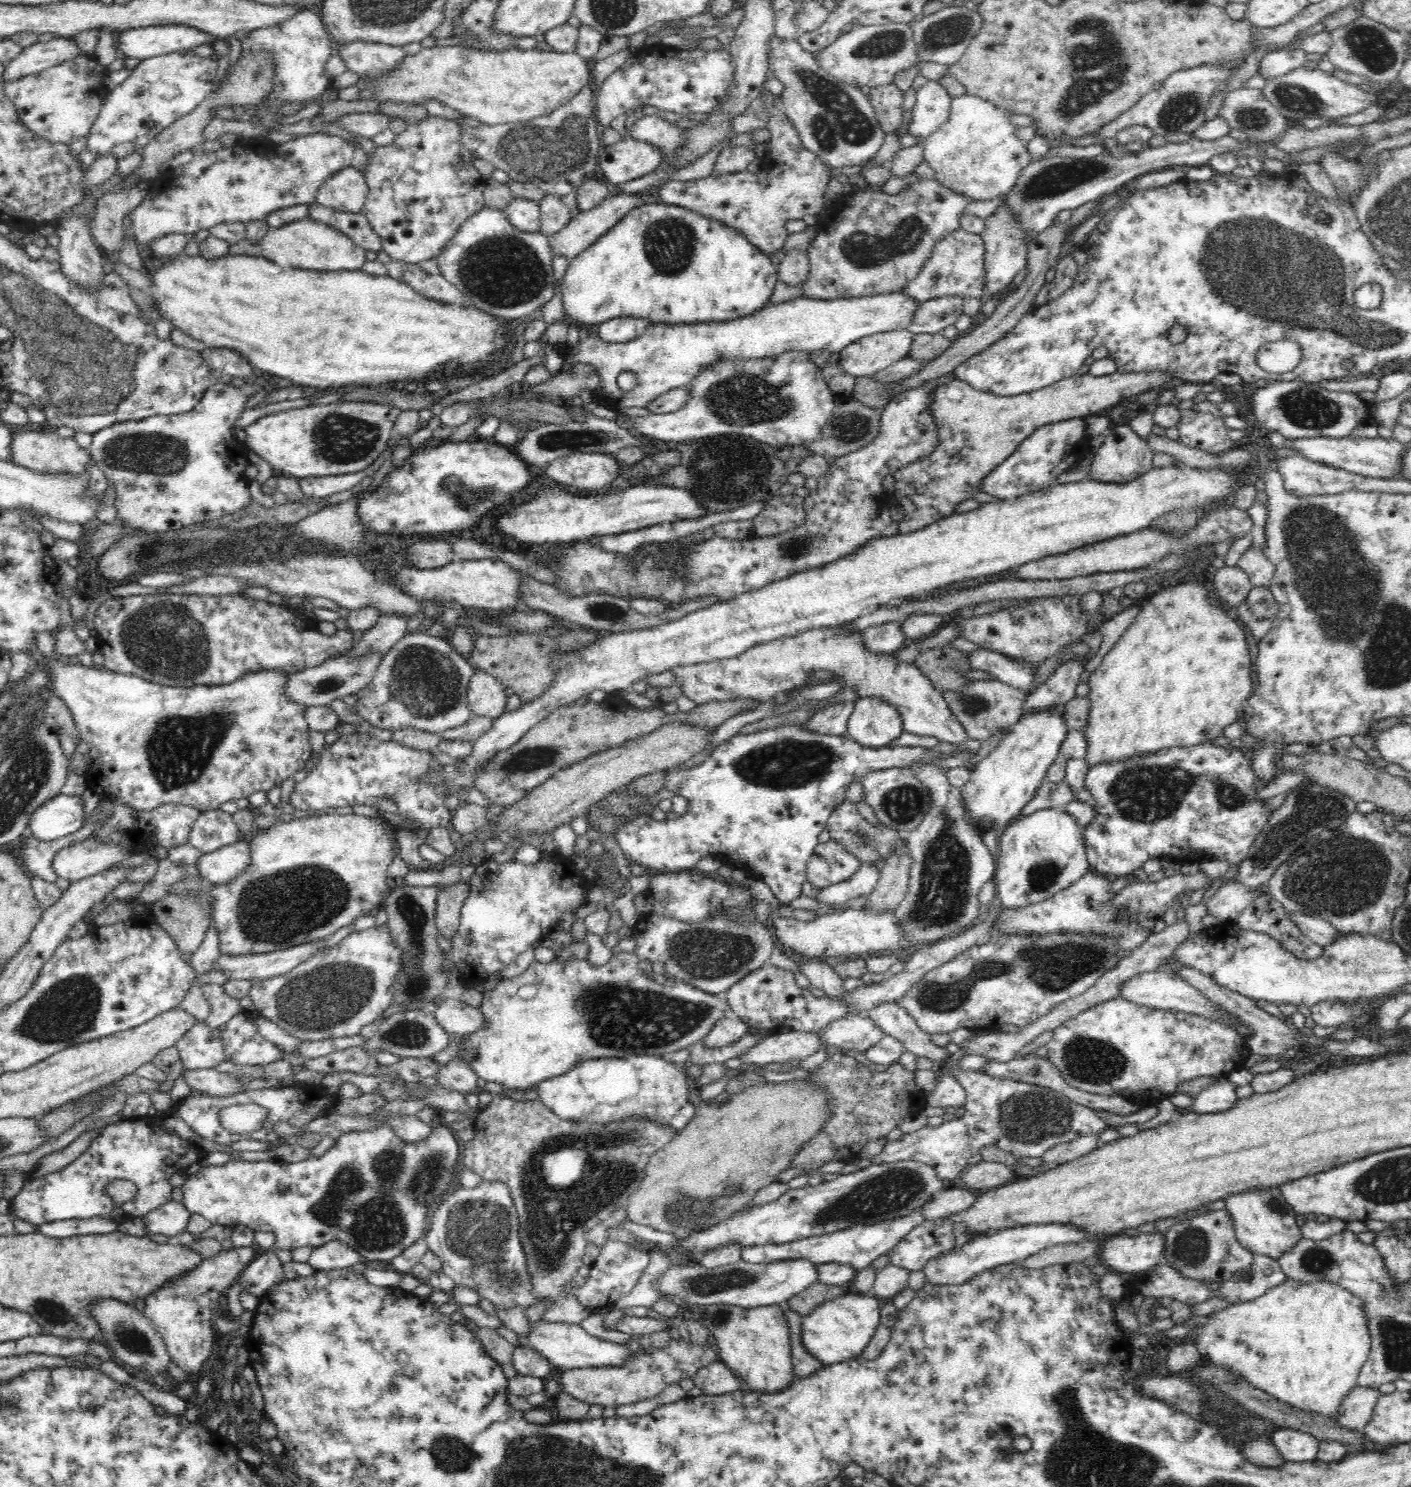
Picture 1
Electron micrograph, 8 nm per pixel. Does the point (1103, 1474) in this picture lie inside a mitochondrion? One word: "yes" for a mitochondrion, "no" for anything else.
yes

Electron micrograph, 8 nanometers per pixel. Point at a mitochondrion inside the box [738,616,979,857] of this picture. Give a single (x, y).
(902, 804)

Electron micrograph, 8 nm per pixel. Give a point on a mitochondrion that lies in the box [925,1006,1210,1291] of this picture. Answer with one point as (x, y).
(1028, 1118)

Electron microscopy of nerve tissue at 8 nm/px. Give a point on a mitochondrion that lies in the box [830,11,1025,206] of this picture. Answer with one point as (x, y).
(885, 44)

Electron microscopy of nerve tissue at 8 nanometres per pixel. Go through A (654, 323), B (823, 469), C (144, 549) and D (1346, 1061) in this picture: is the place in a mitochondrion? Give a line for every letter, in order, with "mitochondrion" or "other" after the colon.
A: other
B: other
C: mitochondrion
D: other

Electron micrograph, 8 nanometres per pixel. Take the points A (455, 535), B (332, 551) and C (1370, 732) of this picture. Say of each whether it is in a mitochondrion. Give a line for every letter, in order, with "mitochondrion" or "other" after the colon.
A: other
B: other
C: other

